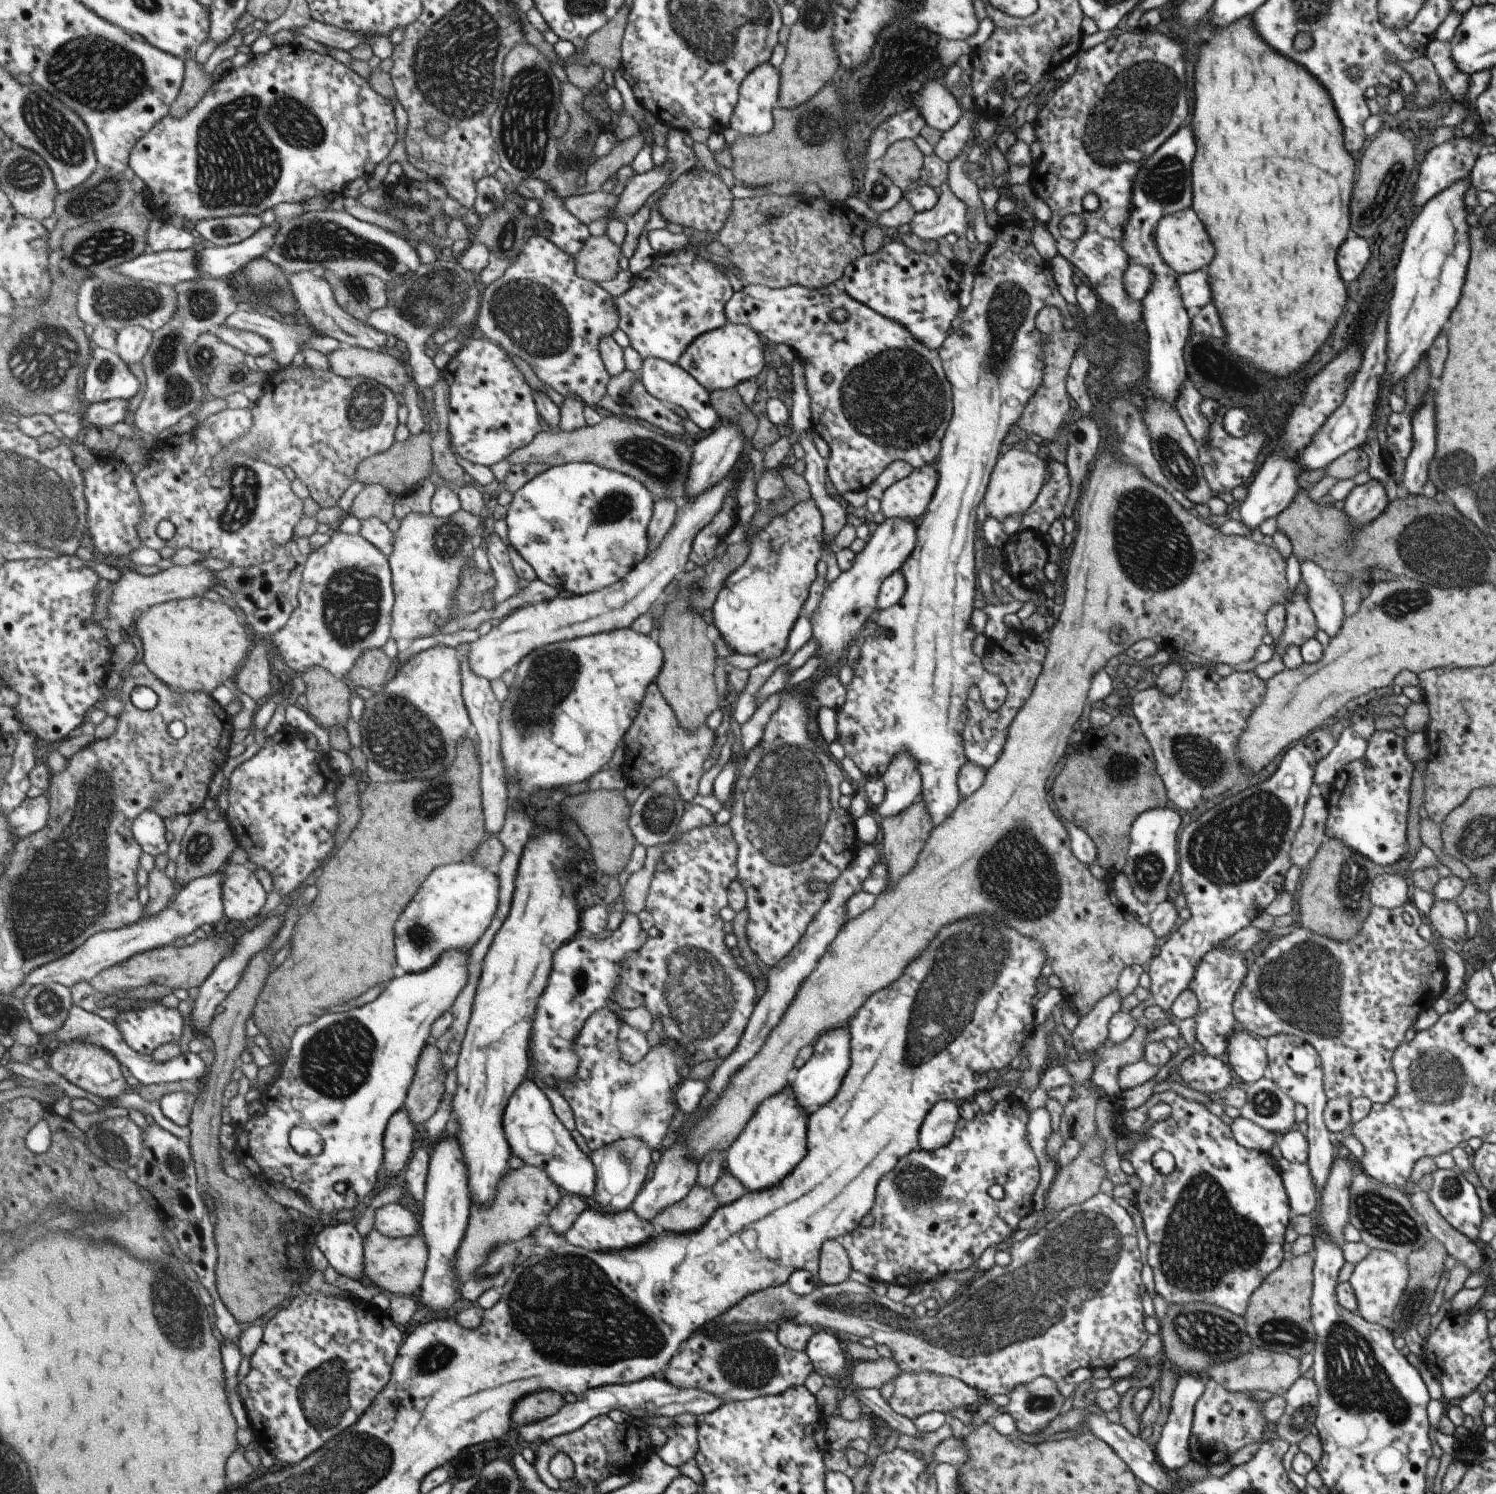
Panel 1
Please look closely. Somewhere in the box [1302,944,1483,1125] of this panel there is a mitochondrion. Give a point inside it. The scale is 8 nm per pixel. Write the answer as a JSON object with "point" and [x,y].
{"point":[1437,1076]}

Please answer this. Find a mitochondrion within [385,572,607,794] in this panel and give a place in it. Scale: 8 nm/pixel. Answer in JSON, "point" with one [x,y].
{"point":[552,677]}

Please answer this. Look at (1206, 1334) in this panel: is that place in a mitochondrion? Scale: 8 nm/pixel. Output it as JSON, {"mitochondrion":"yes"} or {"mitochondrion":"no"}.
{"mitochondrion":"yes"}

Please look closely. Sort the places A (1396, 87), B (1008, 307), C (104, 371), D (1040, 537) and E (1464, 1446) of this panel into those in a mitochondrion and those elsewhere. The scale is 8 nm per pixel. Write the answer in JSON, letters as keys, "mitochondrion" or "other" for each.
{"A":"other","B":"mitochondrion","C":"mitochondrion","D":"other","E":"other"}

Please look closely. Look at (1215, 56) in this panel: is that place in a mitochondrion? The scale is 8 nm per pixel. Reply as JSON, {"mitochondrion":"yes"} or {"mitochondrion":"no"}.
{"mitochondrion":"no"}

